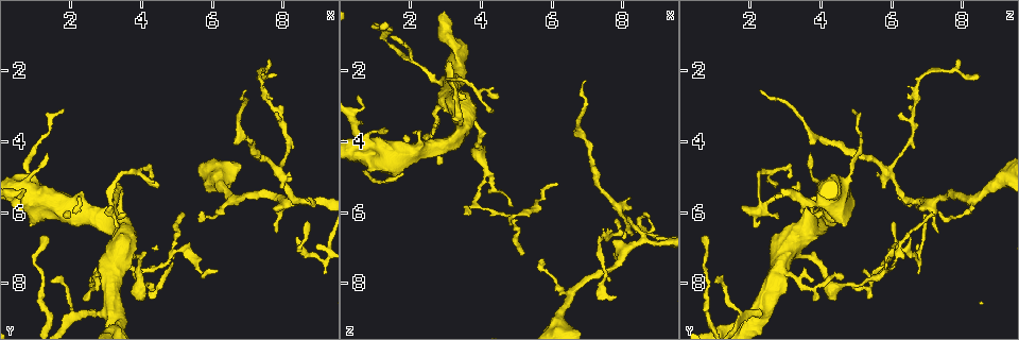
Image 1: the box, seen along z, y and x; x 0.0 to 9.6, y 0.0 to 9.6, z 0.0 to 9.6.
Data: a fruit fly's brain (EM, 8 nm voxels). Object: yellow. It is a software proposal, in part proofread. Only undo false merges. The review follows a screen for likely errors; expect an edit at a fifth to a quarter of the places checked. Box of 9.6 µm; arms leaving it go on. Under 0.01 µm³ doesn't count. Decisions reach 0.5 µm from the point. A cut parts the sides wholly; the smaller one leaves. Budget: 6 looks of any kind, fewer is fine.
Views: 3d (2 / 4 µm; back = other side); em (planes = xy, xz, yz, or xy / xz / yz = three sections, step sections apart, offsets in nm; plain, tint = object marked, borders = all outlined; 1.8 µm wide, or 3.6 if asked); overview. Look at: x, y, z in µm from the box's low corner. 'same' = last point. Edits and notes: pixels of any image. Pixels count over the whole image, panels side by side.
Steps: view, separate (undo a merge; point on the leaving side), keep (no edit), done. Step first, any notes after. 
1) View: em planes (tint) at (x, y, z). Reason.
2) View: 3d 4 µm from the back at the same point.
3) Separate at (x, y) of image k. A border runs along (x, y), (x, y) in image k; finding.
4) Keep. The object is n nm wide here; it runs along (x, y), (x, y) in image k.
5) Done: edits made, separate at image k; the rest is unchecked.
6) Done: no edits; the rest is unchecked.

View: em yz step 8 (borders) at (4.90, 7.10, 6.15). Sharp bend.

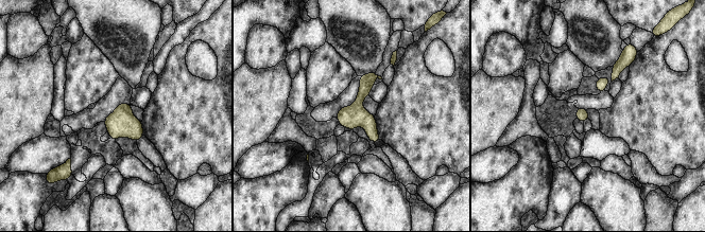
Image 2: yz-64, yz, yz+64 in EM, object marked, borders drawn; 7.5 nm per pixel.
Keep. It runs along (374, 74), (359, 113), (376, 139) in image 2; continuous, no second neuron.

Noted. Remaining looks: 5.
View: 3d 4 µm at (8.55, 5.65, 6.80). Three-way junction.

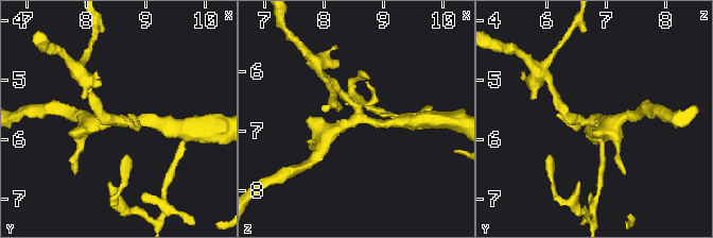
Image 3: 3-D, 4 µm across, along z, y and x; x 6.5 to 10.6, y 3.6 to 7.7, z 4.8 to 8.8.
View: em yz step 8 (tint) at (8.60, 5.70, 6.75). Now the EM.

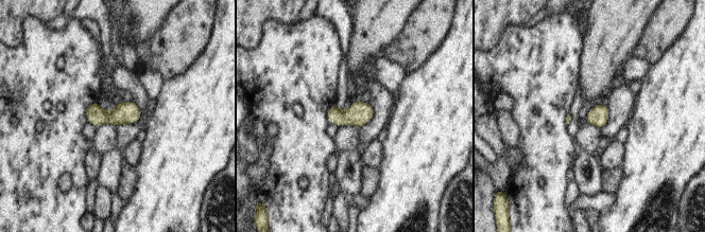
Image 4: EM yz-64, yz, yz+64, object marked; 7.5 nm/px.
View: em planes (tint) at the same point.

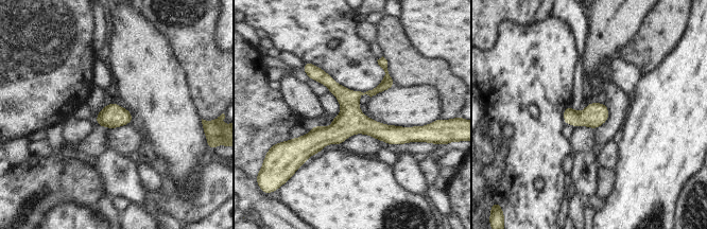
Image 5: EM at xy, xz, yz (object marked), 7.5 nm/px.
Keep. It runs along (415, 129), (342, 127), (294, 142) in image 5; all the same neuron.

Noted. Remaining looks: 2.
View: em yz step 4 (tint) at (3.10, 5.80, 2.30). Abrupt turn.

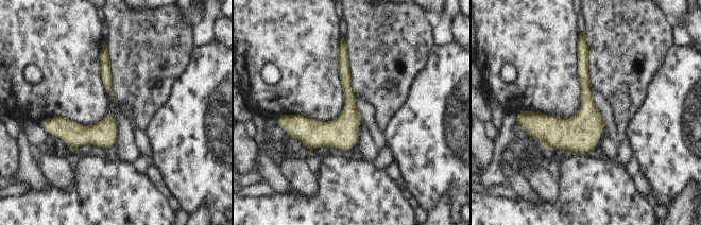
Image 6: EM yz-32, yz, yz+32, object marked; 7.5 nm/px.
View: em planes (borders) at the same point. Cut it another way.

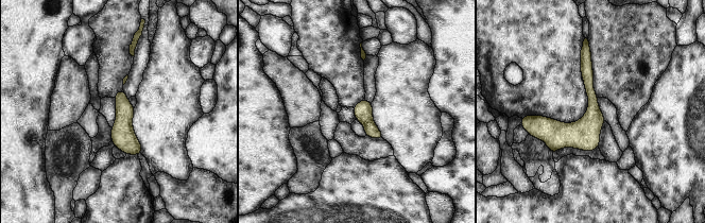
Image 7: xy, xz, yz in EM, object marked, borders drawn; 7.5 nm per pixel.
Keep. The object is 140 nm wide here; it runs along (587, 50), (592, 115), (578, 130), (531, 118) in image 7; all the same neuron.

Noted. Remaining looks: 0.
Done: no edits; the rest is unchecked.

